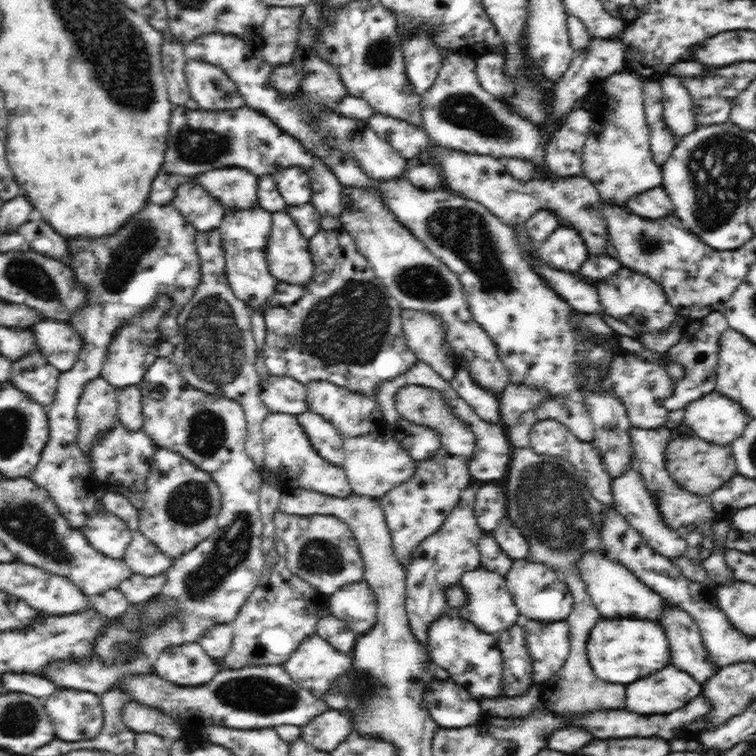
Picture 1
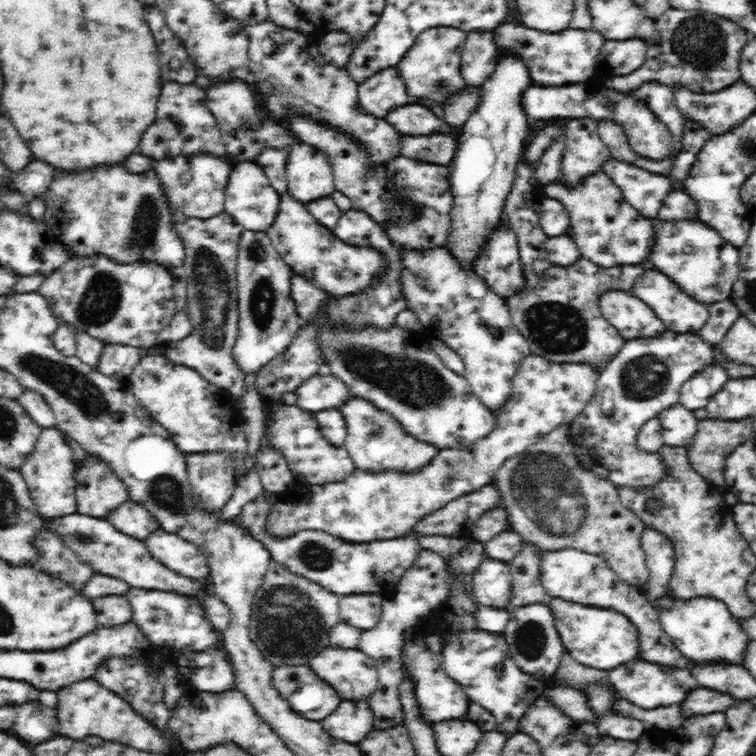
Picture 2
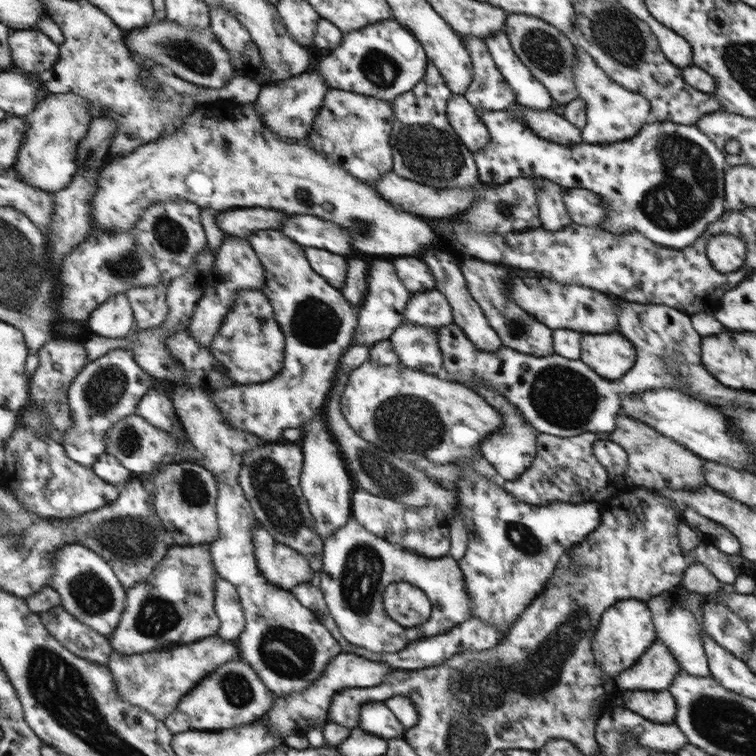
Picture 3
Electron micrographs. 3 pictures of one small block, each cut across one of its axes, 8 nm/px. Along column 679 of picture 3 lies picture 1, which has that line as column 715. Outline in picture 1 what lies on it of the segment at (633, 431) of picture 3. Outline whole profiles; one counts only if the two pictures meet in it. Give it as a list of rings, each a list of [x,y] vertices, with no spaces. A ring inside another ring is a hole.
[[[680,424],[671,430],[670,442],[666,445],[666,471],[682,489],[696,496],[708,496],[737,475],[737,465],[730,445],[710,444],[698,438],[688,426]]]

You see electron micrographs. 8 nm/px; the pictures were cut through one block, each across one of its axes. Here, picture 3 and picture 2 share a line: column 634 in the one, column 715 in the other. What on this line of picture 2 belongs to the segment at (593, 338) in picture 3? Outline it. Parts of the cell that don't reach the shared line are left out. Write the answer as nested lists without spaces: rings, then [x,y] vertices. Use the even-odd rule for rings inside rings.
[[[665,331],[658,337],[626,341],[618,354],[600,370],[592,401],[570,424],[571,444],[581,466],[596,477],[610,481],[615,487],[646,488],[658,484],[658,480],[665,476],[665,465],[661,462],[658,453],[638,451],[637,434],[647,420],[658,417],[660,412],[677,402],[678,392],[686,380],[690,380],[694,374],[701,372],[710,364],[722,365],[730,379],[752,377],[755,373],[751,366],[739,365],[727,360],[721,349],[711,348],[710,344],[694,333],[675,334]]]

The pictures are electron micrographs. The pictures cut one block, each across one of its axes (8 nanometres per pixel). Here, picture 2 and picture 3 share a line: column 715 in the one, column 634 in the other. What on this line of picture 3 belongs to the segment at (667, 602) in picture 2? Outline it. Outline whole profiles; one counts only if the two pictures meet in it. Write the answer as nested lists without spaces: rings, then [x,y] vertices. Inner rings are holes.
[[[637,599],[622,600],[623,604],[615,604],[607,616],[603,616],[603,624],[599,624],[599,632],[595,632],[595,663],[610,677],[618,675],[635,662],[657,640],[654,629],[653,614],[645,602]]]

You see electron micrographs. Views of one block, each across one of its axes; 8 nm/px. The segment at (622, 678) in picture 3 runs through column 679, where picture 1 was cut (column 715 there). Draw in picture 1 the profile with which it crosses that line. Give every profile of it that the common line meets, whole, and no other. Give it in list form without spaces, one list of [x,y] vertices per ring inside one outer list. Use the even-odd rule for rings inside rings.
[[[666,602],[666,610],[657,622],[668,634],[674,666],[692,675],[700,684],[718,670],[707,660],[698,625],[688,612]]]

